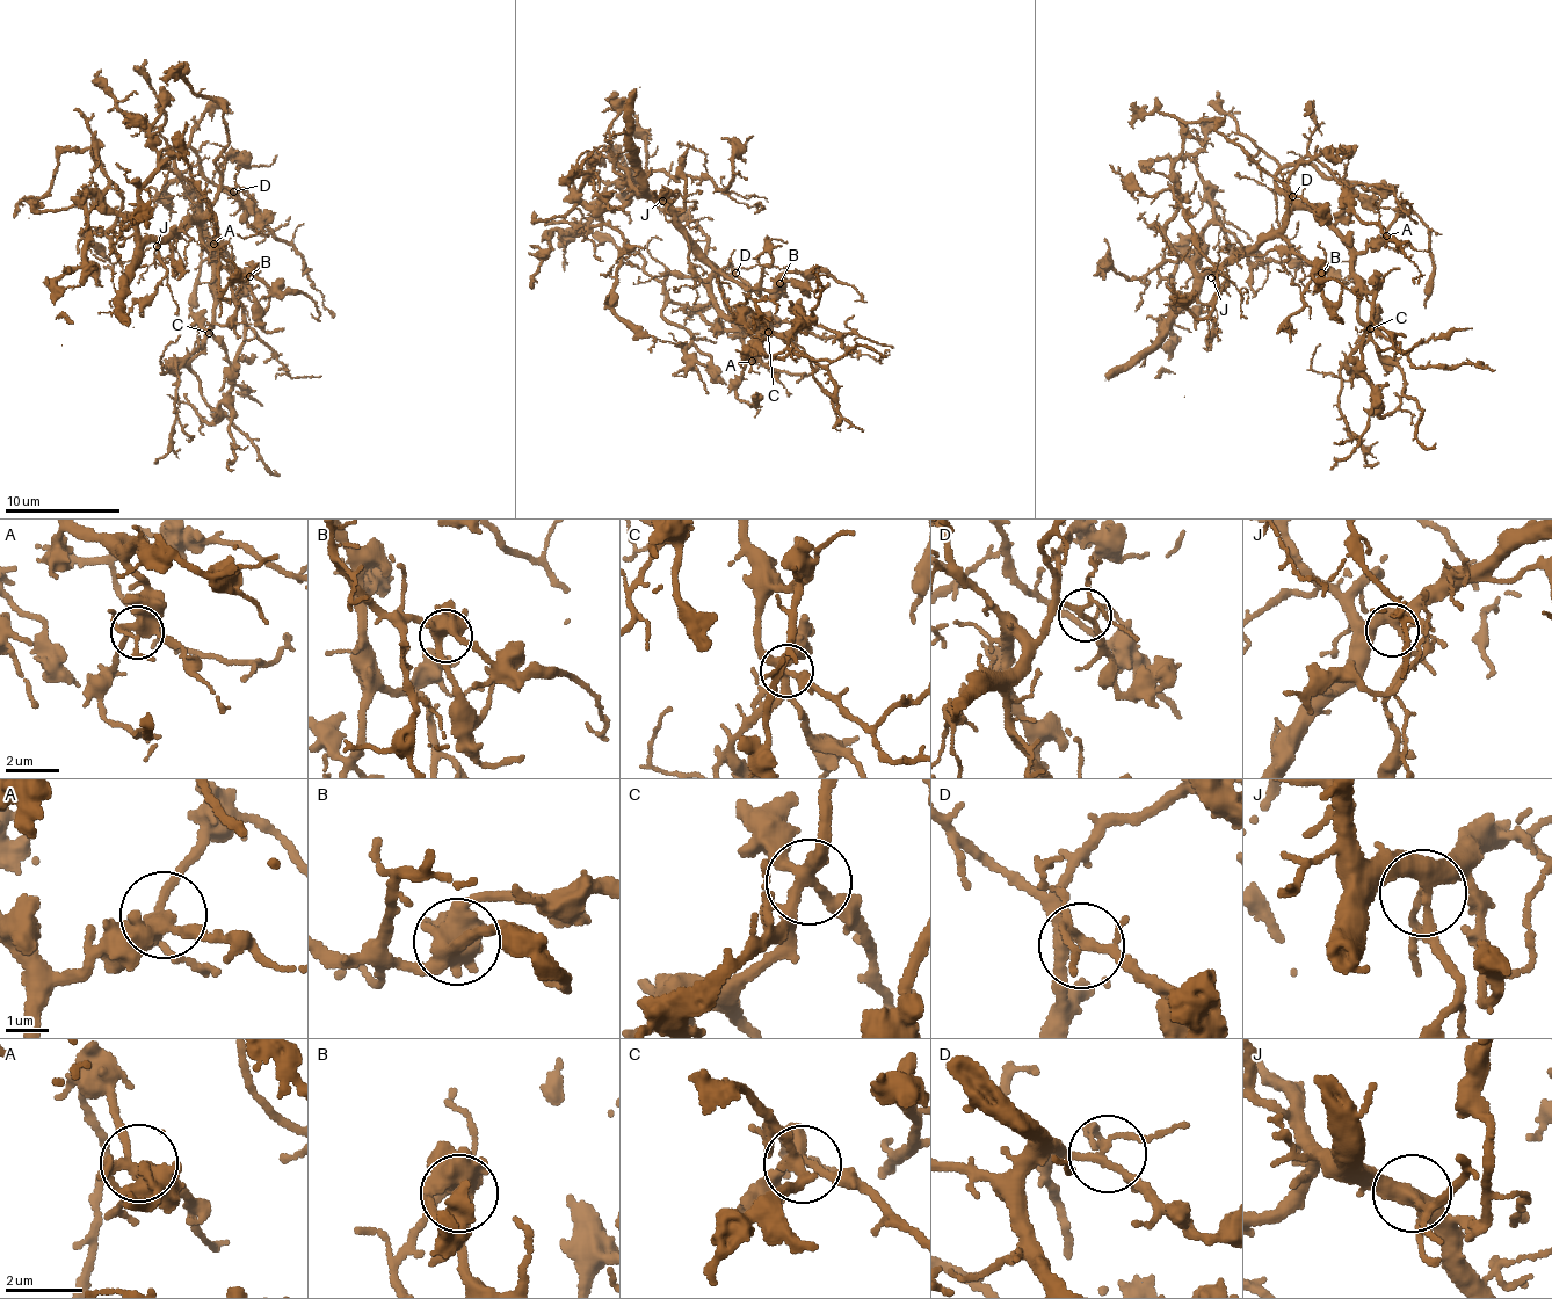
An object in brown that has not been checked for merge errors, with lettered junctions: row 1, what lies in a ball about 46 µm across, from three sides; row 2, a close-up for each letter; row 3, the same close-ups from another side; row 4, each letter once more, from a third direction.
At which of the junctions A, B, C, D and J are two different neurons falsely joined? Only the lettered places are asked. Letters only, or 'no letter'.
no letter

